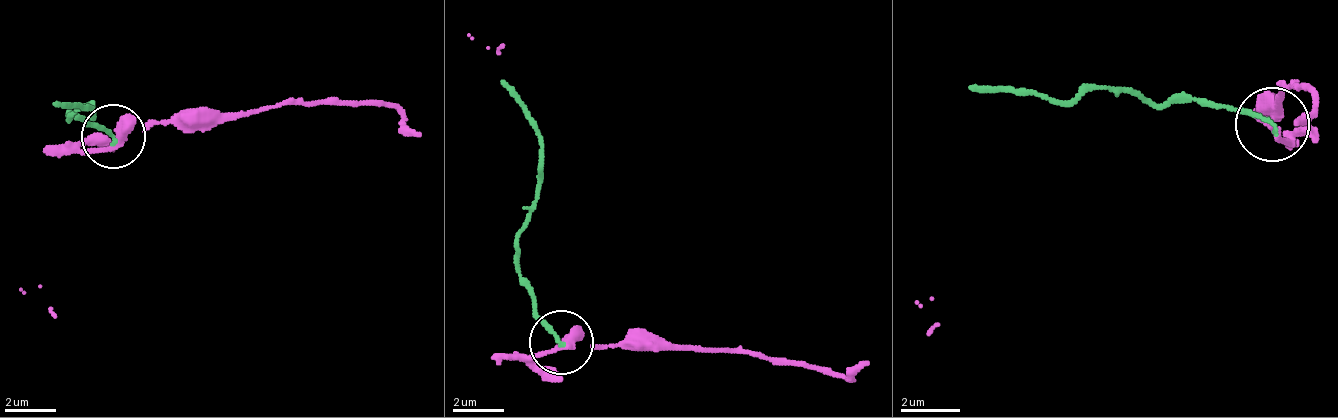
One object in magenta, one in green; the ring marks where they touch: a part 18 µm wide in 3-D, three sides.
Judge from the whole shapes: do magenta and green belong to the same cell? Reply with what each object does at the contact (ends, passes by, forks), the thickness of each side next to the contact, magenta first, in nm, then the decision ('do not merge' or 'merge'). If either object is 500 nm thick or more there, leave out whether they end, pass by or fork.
magenta passes by | green ends | 360/170 nm | do not merge

